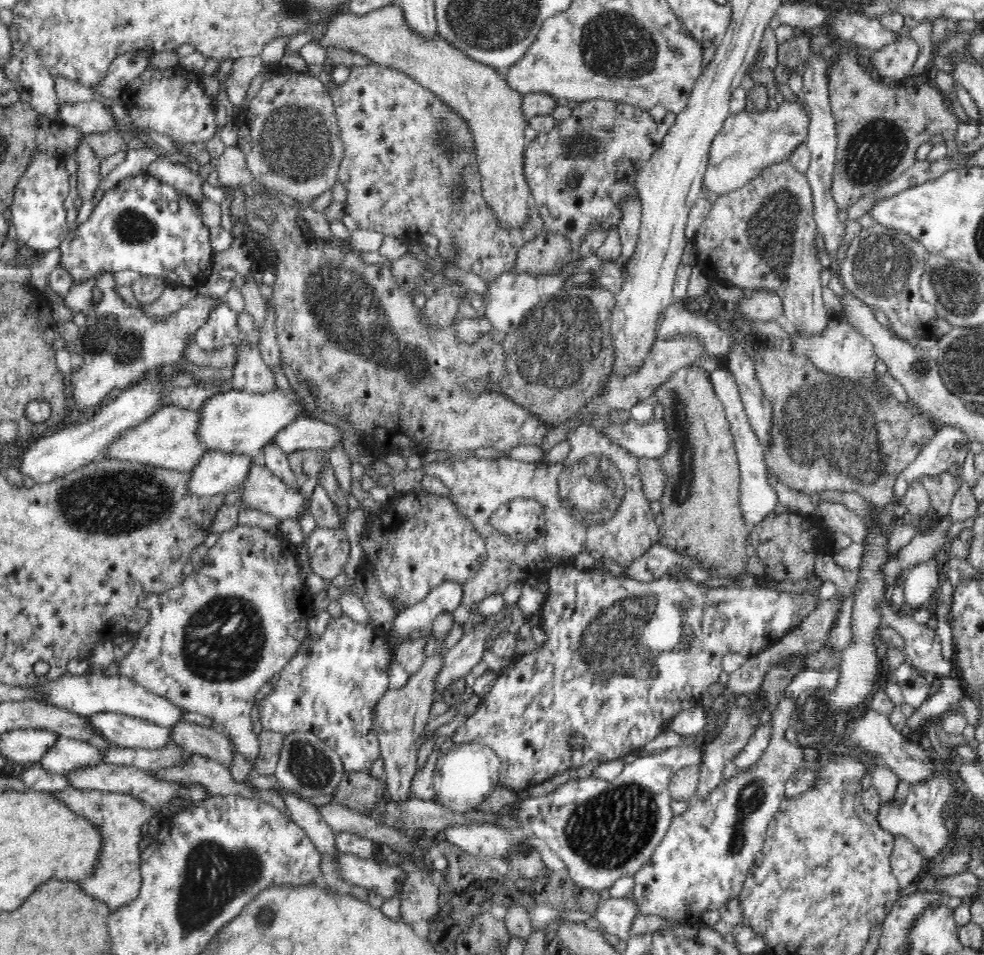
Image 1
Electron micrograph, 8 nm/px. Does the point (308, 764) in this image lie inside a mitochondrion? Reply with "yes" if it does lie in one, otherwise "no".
yes

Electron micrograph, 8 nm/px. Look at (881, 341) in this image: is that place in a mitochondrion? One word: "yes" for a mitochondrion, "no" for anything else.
no

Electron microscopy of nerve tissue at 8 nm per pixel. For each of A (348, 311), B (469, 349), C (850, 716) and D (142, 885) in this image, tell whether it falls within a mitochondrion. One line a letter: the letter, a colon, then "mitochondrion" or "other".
A: mitochondrion
B: other
C: other
D: other

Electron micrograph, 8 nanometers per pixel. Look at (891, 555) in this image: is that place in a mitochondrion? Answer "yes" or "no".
no

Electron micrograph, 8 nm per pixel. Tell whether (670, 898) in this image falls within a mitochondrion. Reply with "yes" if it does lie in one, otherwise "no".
no

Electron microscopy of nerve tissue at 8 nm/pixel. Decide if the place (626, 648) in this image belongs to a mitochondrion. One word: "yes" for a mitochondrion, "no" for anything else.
yes

